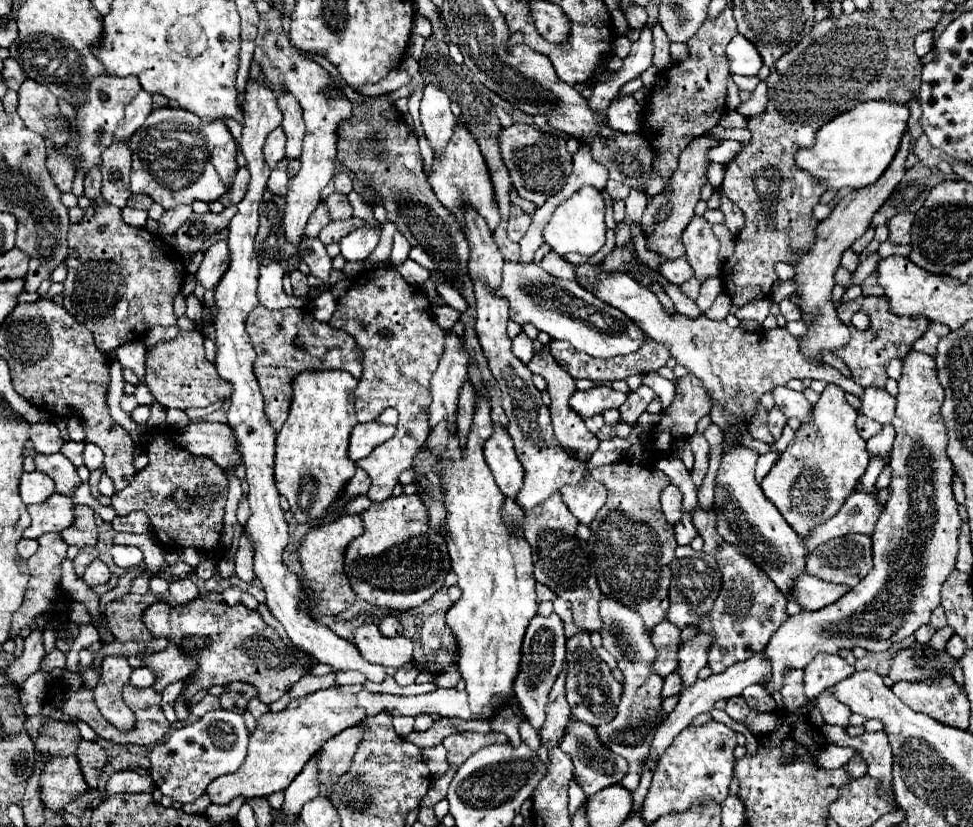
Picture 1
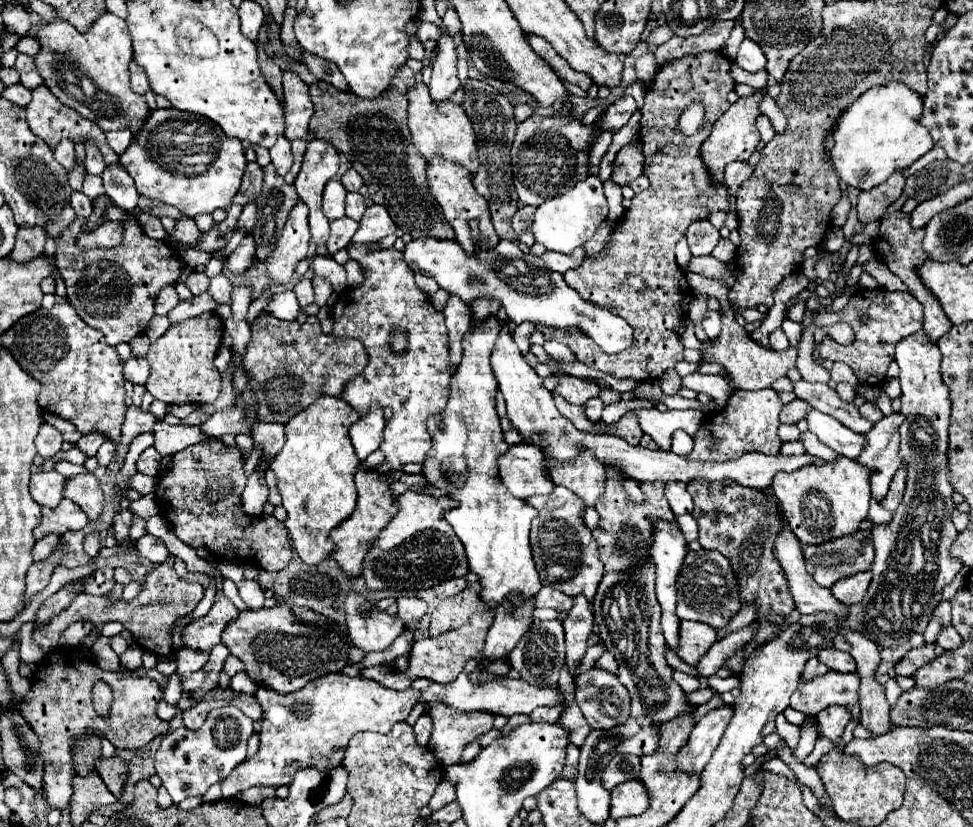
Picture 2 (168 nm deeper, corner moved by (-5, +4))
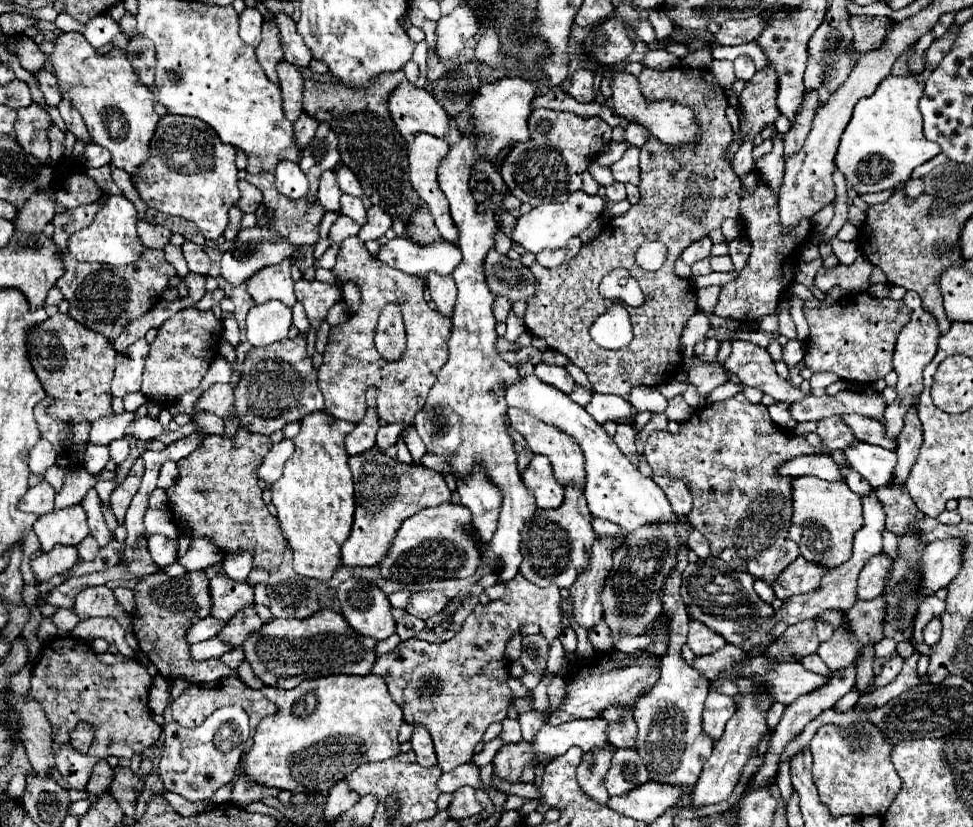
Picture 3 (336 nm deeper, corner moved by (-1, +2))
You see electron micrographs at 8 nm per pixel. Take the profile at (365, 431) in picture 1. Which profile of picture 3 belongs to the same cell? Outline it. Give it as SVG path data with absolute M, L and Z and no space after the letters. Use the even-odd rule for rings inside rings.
M370 387L366 391L366 415L356 425L356 429L346 437L346 451L348 455L360 455L362 451L368 451L376 445L376 433L378 433L378 413L376 413L376 389Z

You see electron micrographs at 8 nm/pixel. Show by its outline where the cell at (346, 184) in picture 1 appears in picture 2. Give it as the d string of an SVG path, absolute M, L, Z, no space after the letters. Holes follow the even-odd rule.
M348 169L344 175L342 175L342 185L346 187L346 191L358 191L362 187L362 177L358 177L358 173L354 169Z

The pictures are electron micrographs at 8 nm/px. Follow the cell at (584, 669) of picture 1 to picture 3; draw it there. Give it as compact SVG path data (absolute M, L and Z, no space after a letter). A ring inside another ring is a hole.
M604 711L602 719L610 719L610 743L620 749L620 747L634 747L636 745L636 733L638 727L634 723L632 711Z

